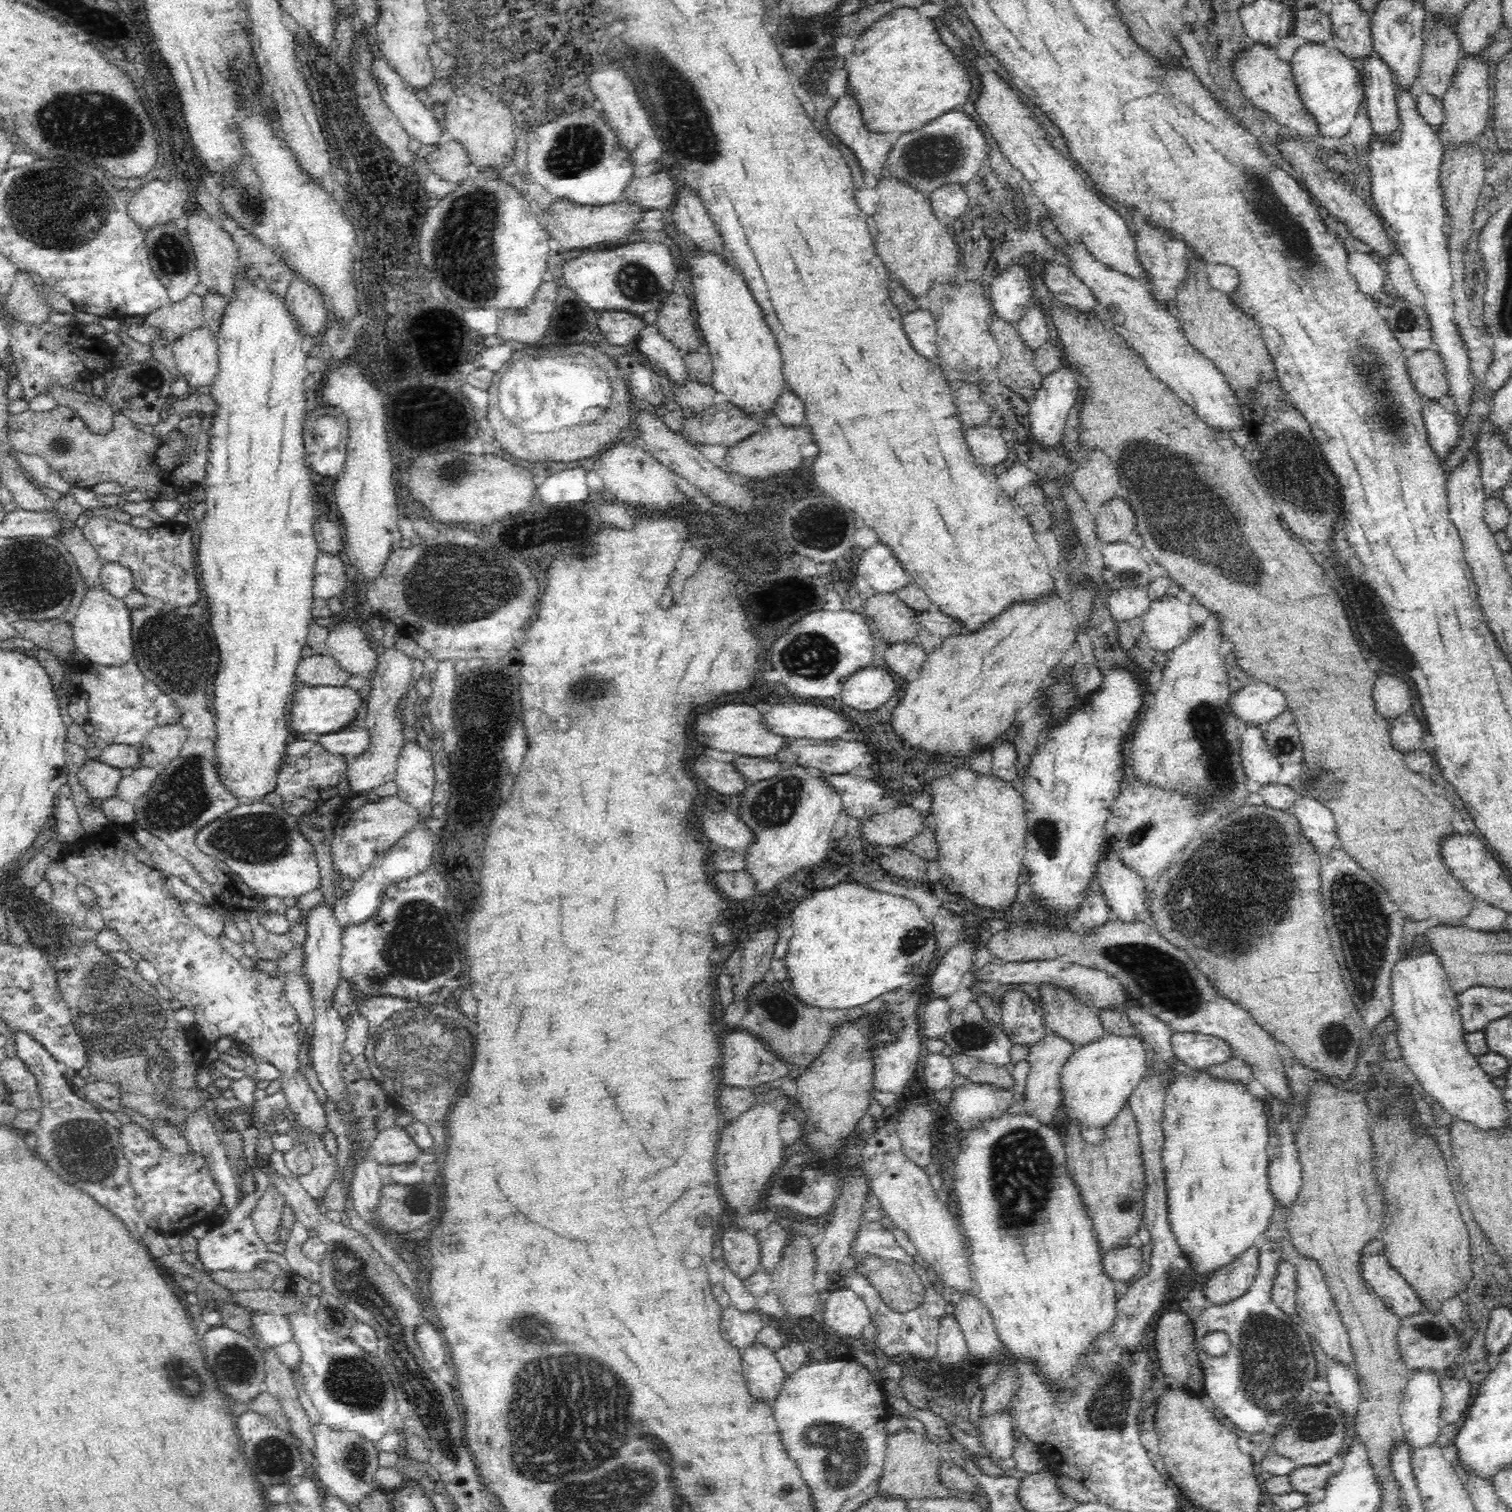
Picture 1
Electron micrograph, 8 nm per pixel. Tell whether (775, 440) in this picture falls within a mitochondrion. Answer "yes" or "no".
no

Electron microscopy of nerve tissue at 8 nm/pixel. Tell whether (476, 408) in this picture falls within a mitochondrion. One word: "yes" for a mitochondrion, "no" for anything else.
no

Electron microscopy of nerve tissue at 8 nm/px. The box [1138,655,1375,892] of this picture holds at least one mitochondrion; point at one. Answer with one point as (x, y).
(1221, 769)

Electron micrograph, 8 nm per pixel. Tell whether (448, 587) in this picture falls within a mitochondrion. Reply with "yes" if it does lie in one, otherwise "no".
yes

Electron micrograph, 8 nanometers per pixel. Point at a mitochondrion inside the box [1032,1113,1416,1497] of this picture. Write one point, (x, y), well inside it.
(1273, 1366)

